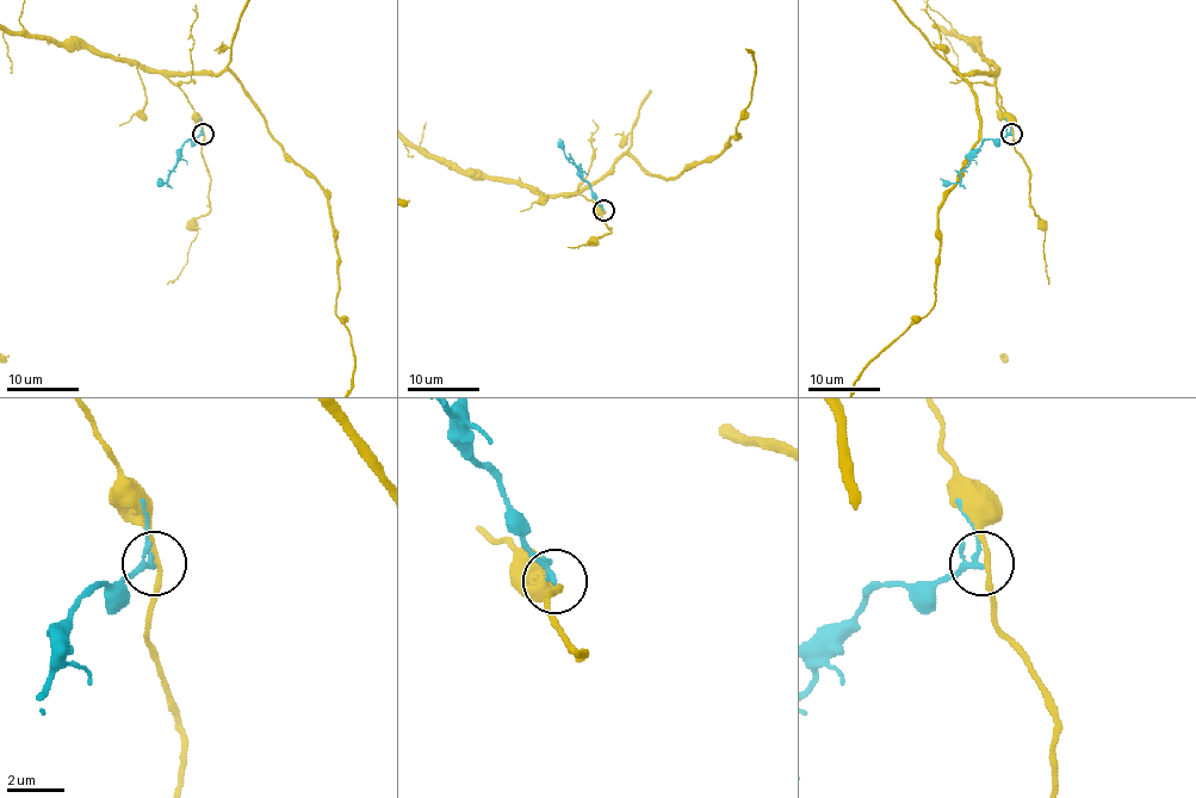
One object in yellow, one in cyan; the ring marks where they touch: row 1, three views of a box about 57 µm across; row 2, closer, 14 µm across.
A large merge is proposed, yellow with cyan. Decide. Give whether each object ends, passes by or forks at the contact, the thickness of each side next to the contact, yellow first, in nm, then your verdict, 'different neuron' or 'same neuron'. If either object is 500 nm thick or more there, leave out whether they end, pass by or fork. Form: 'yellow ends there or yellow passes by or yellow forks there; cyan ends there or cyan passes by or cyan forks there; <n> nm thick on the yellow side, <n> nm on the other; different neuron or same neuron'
yellow passes by; cyan forks there; 170 nm thick on the yellow side, 140 nm on the other; different neuron

